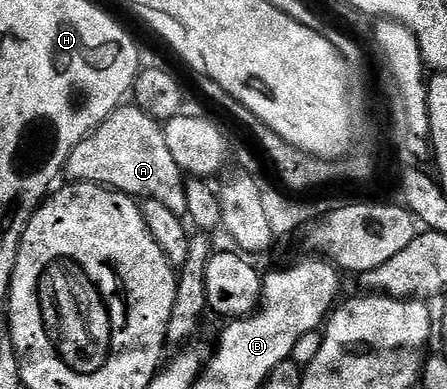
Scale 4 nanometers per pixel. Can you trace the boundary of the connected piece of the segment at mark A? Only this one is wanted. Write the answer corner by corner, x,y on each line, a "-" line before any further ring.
120,106
70,149
65,172
75,182
102,184
124,196
163,202
169,210
187,212
184,173
179,171
165,142
160,121
138,106

